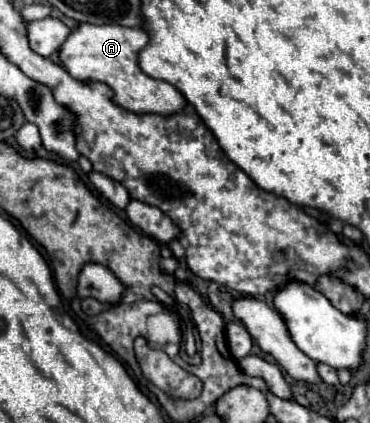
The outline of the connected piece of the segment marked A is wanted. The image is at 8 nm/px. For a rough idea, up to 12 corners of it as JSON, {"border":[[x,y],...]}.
{"border":[[78,23],[58,49],[80,83],[128,111],[170,115],[184,97],[142,75],[142,27]]}

